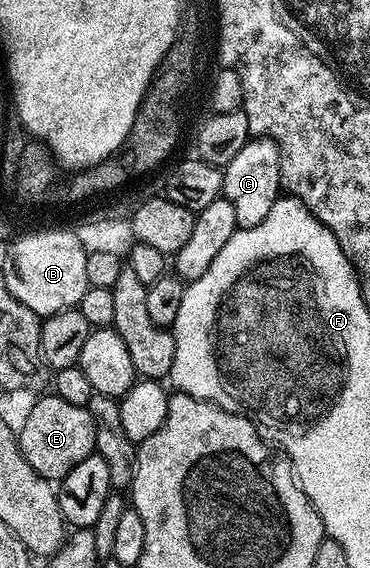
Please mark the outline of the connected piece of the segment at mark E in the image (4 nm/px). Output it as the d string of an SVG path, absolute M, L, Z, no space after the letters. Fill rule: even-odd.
M48 392L28 410L24 423L18 426L18 441L22 456L42 476L53 484L59 484L70 472L70 468L82 464L96 448L96 429L87 406L70 404L54 392Z

